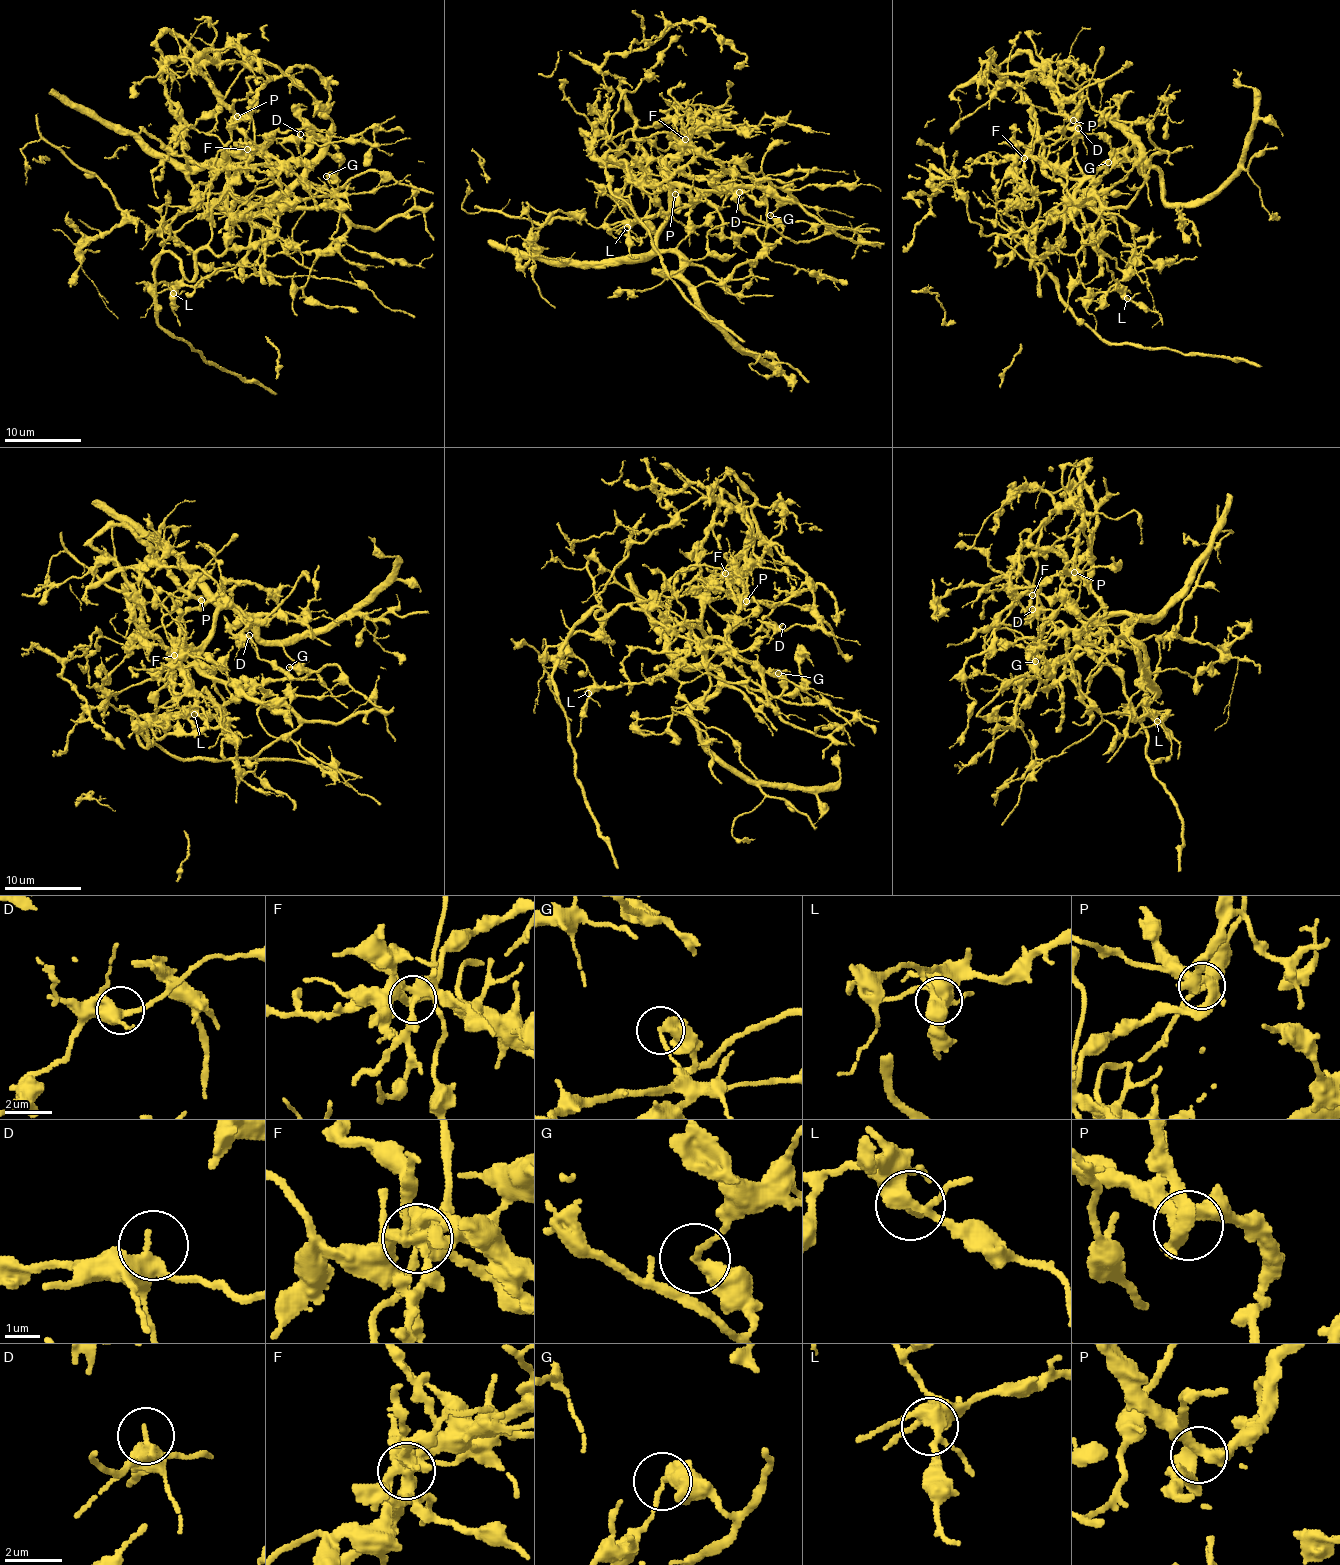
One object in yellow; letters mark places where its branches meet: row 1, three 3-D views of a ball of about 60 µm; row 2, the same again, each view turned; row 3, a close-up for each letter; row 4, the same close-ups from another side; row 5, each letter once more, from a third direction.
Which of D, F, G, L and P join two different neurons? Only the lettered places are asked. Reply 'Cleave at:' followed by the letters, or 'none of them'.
Cleave at: F, G

